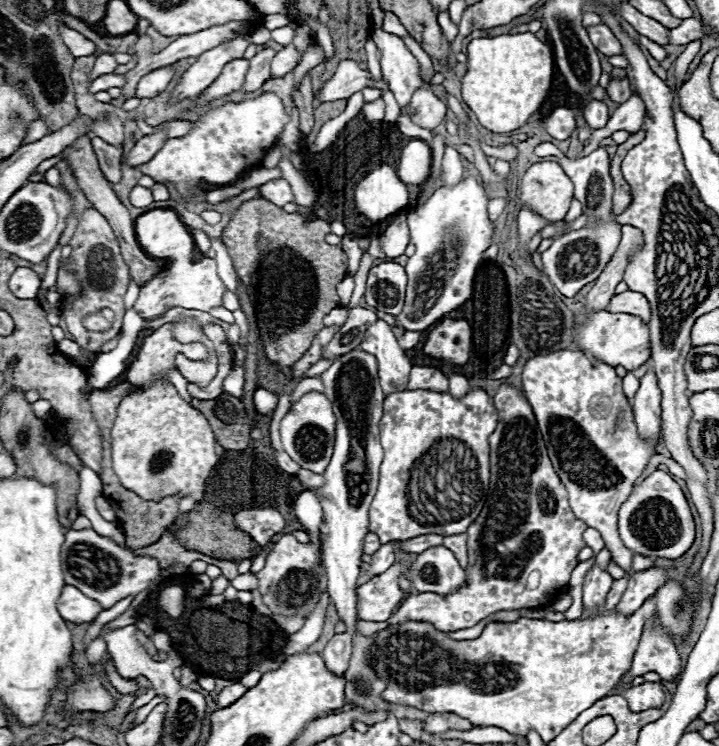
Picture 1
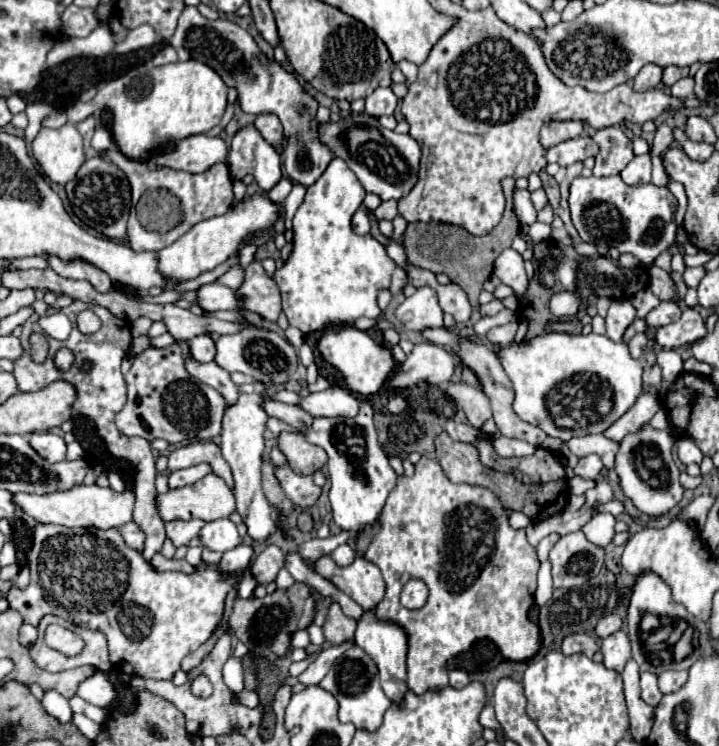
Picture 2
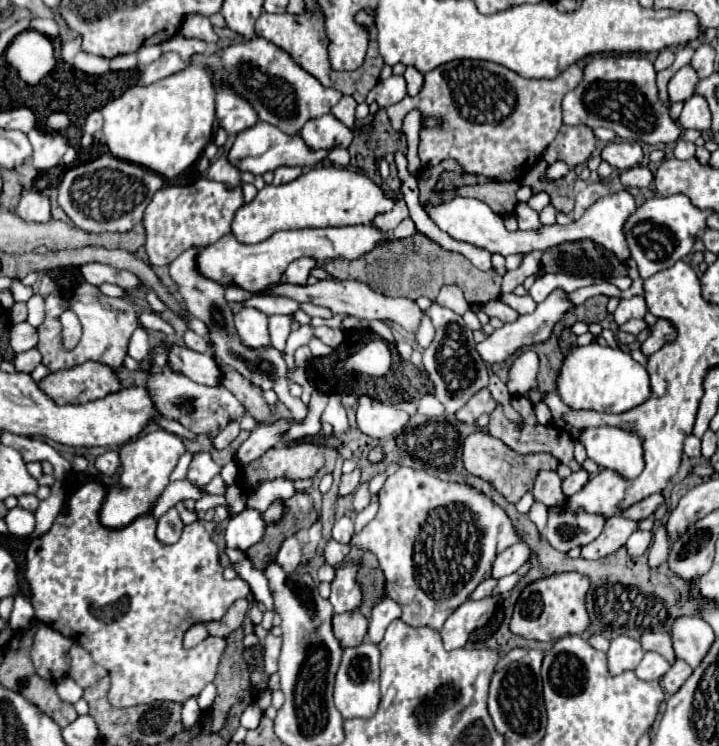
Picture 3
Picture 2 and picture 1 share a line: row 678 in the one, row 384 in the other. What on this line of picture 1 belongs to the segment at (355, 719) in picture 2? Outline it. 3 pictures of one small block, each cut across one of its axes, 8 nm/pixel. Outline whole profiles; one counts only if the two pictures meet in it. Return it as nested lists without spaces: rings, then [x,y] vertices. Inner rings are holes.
[[[354,348],[352,352],[340,356],[328,370],[324,370],[320,374],[320,380],[324,384],[326,396],[334,404],[334,414],[338,418],[334,454],[332,454],[328,468],[322,474],[324,484],[314,488],[314,494],[316,494],[316,498],[324,510],[320,530],[326,536],[326,540],[324,540],[322,554],[324,554],[326,574],[328,574],[330,600],[336,604],[340,620],[346,622],[348,626],[354,626],[354,622],[358,620],[358,616],[356,616],[356,588],[358,588],[358,578],[362,572],[362,560],[360,560],[362,558],[362,542],[364,542],[364,536],[368,534],[368,508],[370,508],[370,502],[376,494],[378,470],[380,470],[380,462],[384,458],[380,438],[378,438],[378,422],[382,418],[384,392],[380,390],[380,384],[378,384],[378,362],[376,362],[376,358],[372,354],[360,350],[360,348]]]

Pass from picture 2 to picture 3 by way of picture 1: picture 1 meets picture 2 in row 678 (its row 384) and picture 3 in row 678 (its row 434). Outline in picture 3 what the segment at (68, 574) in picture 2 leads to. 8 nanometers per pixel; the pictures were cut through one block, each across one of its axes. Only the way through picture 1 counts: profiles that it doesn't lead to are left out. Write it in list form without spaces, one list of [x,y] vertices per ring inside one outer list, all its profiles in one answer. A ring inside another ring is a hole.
[[[86,482],[70,496],[68,510],[56,518],[54,526],[30,542],[24,578],[30,586],[36,618],[84,646],[94,662],[108,670],[112,678],[108,700],[112,706],[126,708],[158,700],[182,704],[198,696],[200,690],[214,680],[220,656],[226,648],[225,639],[210,636],[192,650],[186,650],[182,646],[184,632],[192,624],[222,618],[232,602],[250,594],[250,586],[244,580],[222,578],[224,568],[218,560],[218,548],[200,522],[188,524],[181,540],[172,545],[156,538],[156,520],[152,514],[138,516],[124,528],[110,530],[98,520],[104,496],[106,490],[102,484]]]

